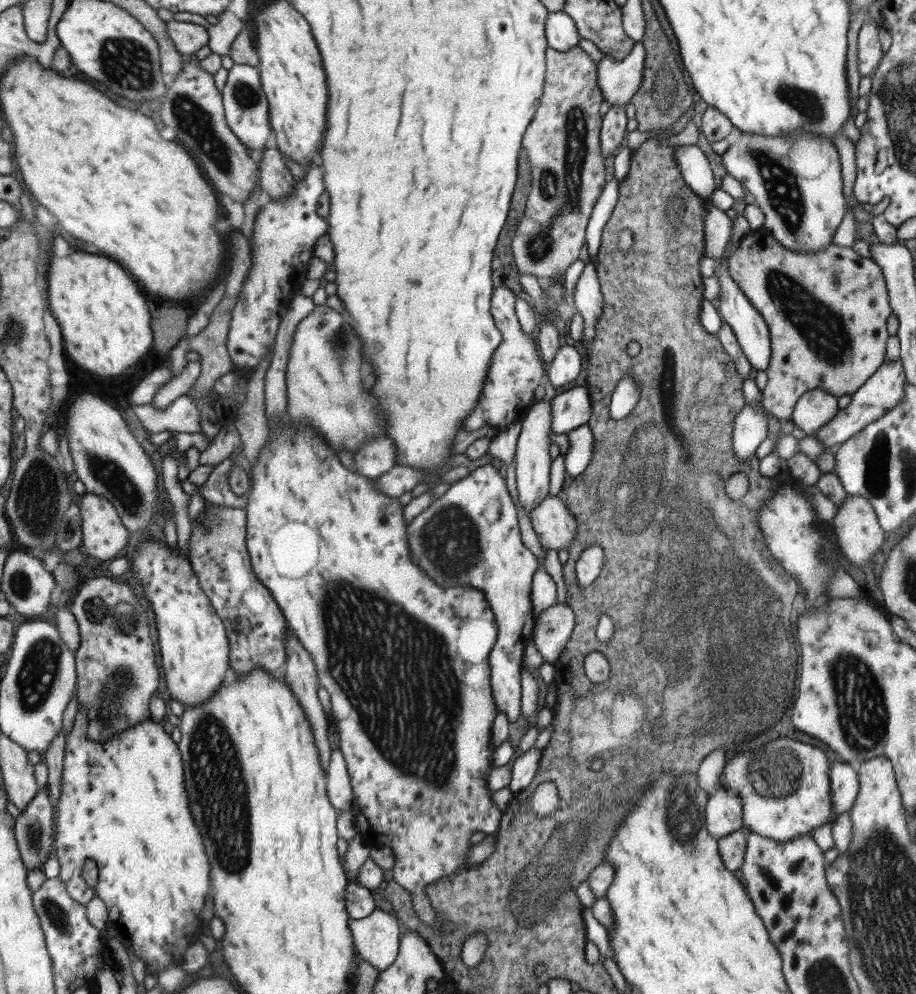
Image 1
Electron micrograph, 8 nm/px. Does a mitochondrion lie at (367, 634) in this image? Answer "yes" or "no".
yes

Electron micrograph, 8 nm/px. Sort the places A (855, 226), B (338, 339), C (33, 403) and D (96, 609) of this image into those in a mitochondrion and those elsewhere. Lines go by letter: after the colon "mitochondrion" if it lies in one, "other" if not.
A: other
B: mitochondrion
C: other
D: mitochondrion

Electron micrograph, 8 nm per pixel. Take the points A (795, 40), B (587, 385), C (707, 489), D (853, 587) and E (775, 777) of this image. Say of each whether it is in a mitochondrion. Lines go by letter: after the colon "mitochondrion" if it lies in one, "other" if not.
A: other
B: other
C: mitochondrion
D: other
E: mitochondrion

